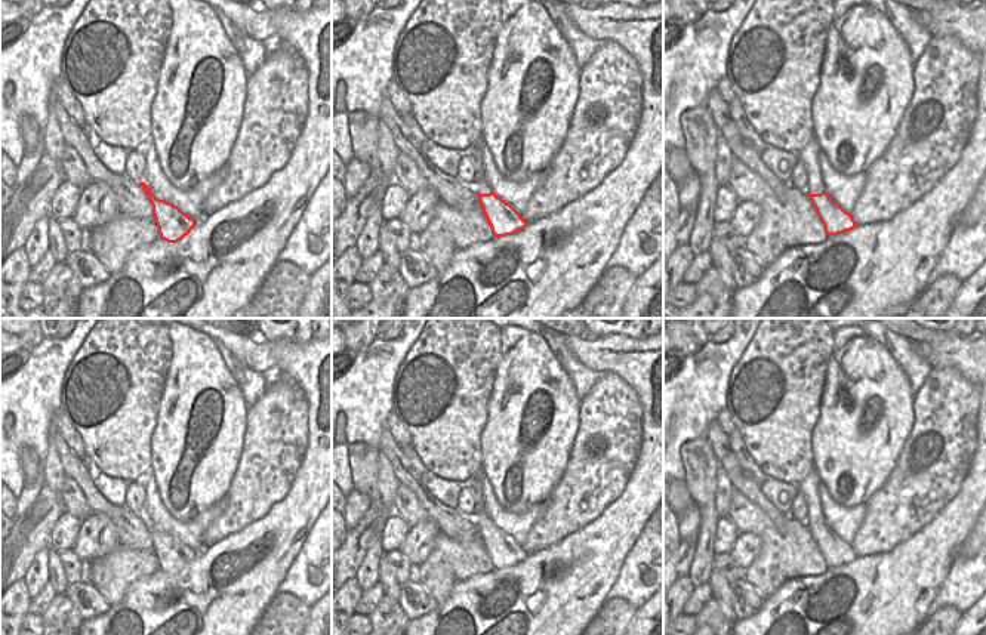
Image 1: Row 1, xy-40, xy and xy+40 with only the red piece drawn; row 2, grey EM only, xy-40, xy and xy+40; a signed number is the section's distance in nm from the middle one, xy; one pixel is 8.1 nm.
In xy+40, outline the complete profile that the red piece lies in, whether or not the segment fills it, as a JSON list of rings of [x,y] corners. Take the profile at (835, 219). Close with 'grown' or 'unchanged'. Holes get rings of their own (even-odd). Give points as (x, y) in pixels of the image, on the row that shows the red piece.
[[[813,138],[796,155],[807,172],[805,194],[810,197],[828,235],[838,235],[857,226],[851,213],[845,212],[826,191],[819,167],[822,148]]]; grown

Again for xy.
[[[472,148],[471,154],[478,163],[478,179],[474,182],[474,191],[492,228],[493,237],[506,237],[524,229],[527,222],[521,218],[521,213],[497,197],[490,185],[483,179],[480,172],[480,151]]]; grown

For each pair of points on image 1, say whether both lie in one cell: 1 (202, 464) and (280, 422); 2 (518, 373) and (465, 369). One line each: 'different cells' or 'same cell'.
1: different cells
2: different cells

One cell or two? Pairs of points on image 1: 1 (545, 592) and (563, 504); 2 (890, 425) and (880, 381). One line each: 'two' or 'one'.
1: two
2: one

